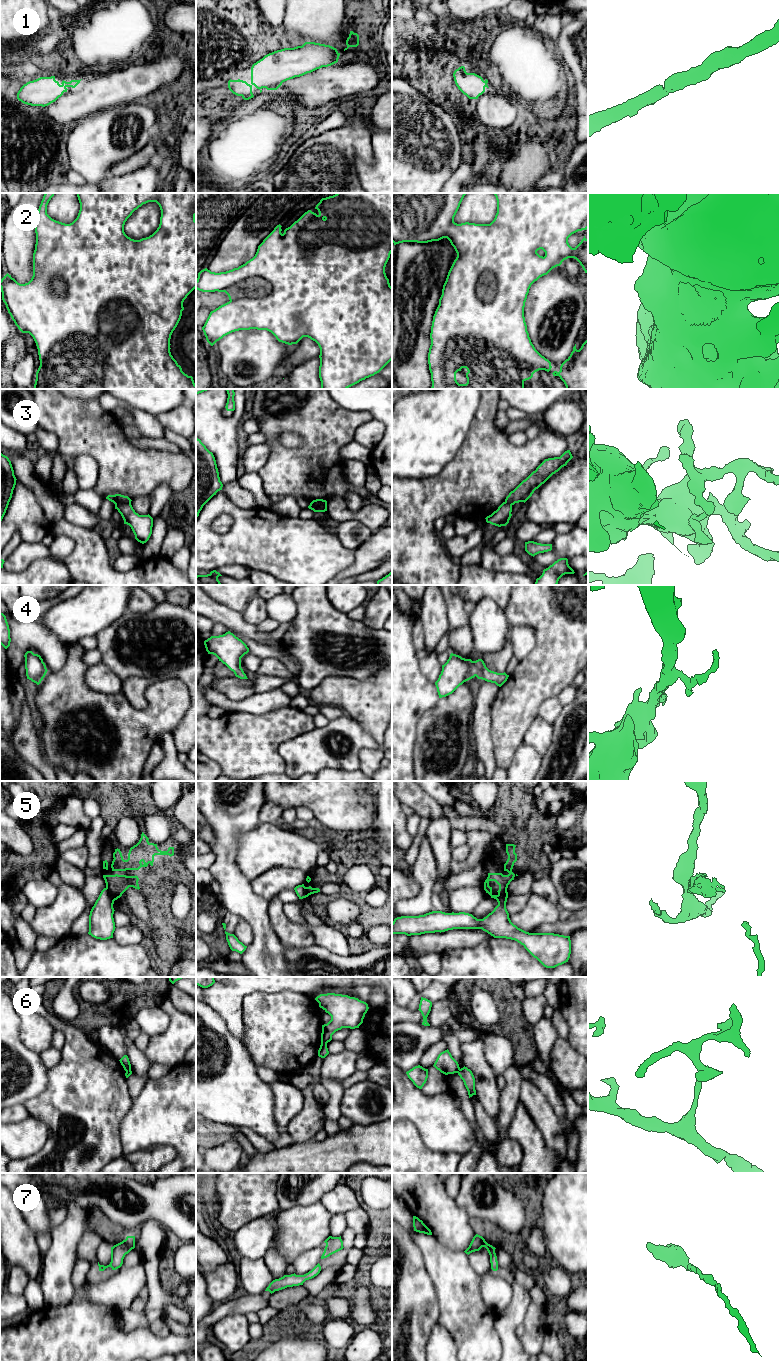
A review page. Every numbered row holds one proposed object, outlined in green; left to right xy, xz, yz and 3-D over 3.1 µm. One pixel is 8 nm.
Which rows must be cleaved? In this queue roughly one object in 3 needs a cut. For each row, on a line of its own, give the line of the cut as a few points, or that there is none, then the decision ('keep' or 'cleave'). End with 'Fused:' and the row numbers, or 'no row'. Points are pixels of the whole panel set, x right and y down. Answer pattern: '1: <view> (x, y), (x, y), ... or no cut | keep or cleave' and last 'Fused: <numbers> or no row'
1: no cut | keep
2: xz (273, 285), (259, 276), (249, 276), (218, 291) | cleave
3: xy (130, 502), (119, 502), (115, 505) | cleave
4: no cut | keep
5: xy (106, 887), (115, 899) | cleave
6: xz (326, 1042), (321, 1044) | cleave
7: no cut | keep
Fused: 2, 3, 5, 6

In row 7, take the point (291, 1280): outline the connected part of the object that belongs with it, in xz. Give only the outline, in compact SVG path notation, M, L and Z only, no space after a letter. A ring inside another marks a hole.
M318 1263L311 1271L304 1275L296 1275L295 1273L291 1275L284 1275L279 1279L273 1280L265 1291L269 1291L272 1294L275 1291L279 1291L287 1287L303 1285L306 1280L312 1279L317 1276L320 1271L321 1266Z

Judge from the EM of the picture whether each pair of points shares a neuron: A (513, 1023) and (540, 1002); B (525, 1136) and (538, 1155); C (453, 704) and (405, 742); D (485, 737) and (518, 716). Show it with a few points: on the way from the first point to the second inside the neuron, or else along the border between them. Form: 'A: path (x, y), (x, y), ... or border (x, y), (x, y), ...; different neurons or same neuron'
A: border (522, 1012), (525, 1019), (532, 1026); different neurons
B: path (530, 1141), (534, 1150); same neuron
C: border (426, 711), (418, 722), (413, 756); different neurons
D: border (491, 709), (491, 741), (492, 752), (495, 756); different neurons

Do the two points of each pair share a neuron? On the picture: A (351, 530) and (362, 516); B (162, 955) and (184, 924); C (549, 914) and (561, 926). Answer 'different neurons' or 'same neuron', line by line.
A: different neurons
B: same neuron
C: different neurons

